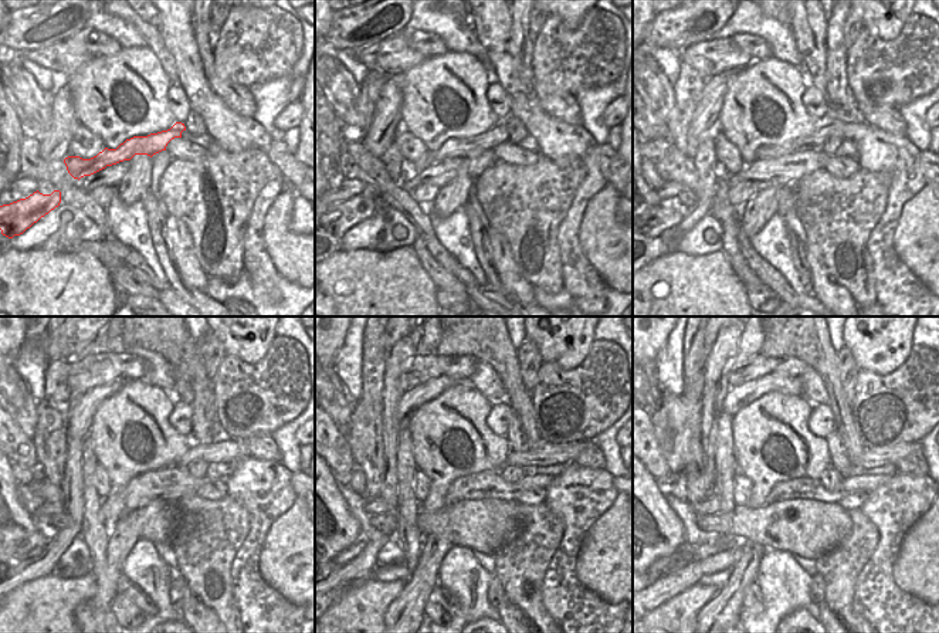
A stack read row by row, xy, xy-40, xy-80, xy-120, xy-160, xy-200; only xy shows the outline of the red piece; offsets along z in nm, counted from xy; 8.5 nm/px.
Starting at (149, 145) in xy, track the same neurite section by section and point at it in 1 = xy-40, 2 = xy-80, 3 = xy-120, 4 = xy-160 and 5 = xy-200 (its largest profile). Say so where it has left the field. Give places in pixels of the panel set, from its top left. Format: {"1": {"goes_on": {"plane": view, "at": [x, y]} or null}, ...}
{"1": {"goes_on": {"plane": "xy-40", "at": [456, 148]}}, "2": {"goes_on": {"plane": "xy-80", "at": [851, 131]}}, "3": {"goes_on": {"plane": "xy-120", "at": [230, 450]}}, "4": {"goes_on": {"plane": "xy-160", "at": [542, 454]}}, "5": {"goes_on": {"plane": "xy-200", "at": [868, 460]}}}

